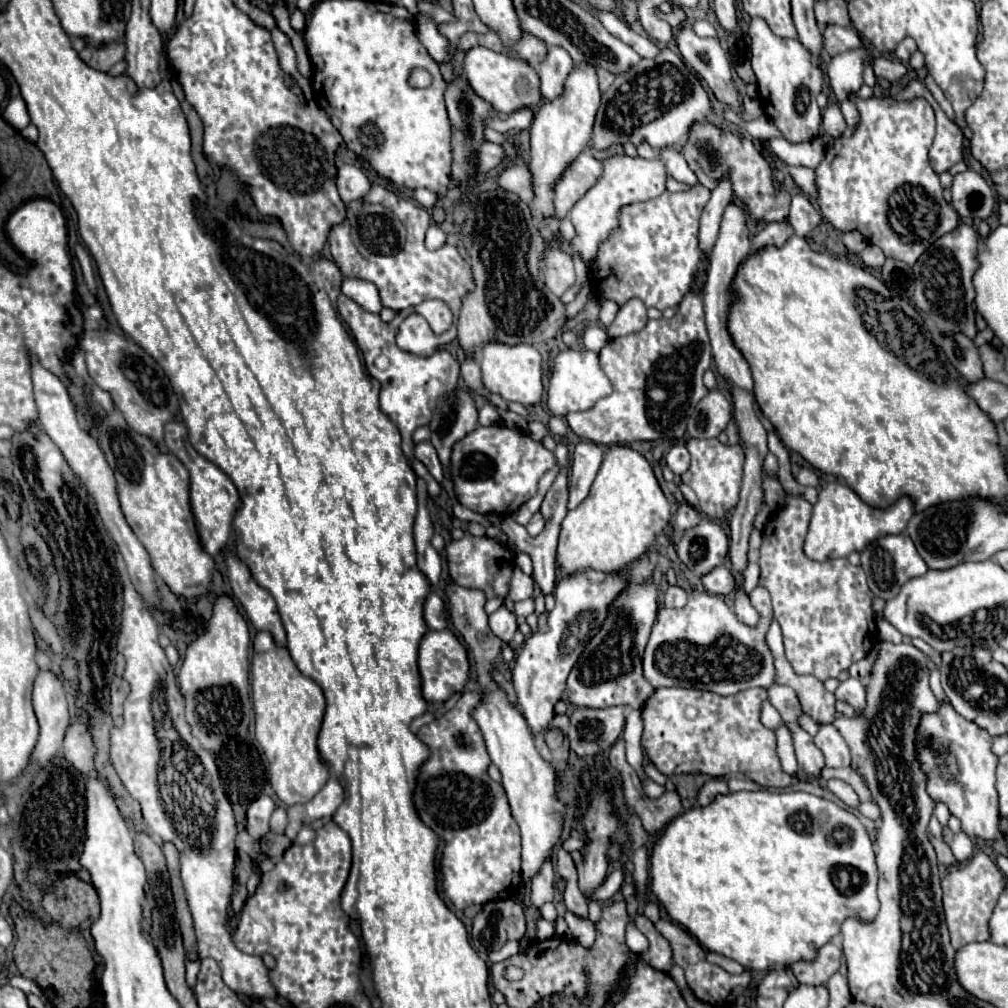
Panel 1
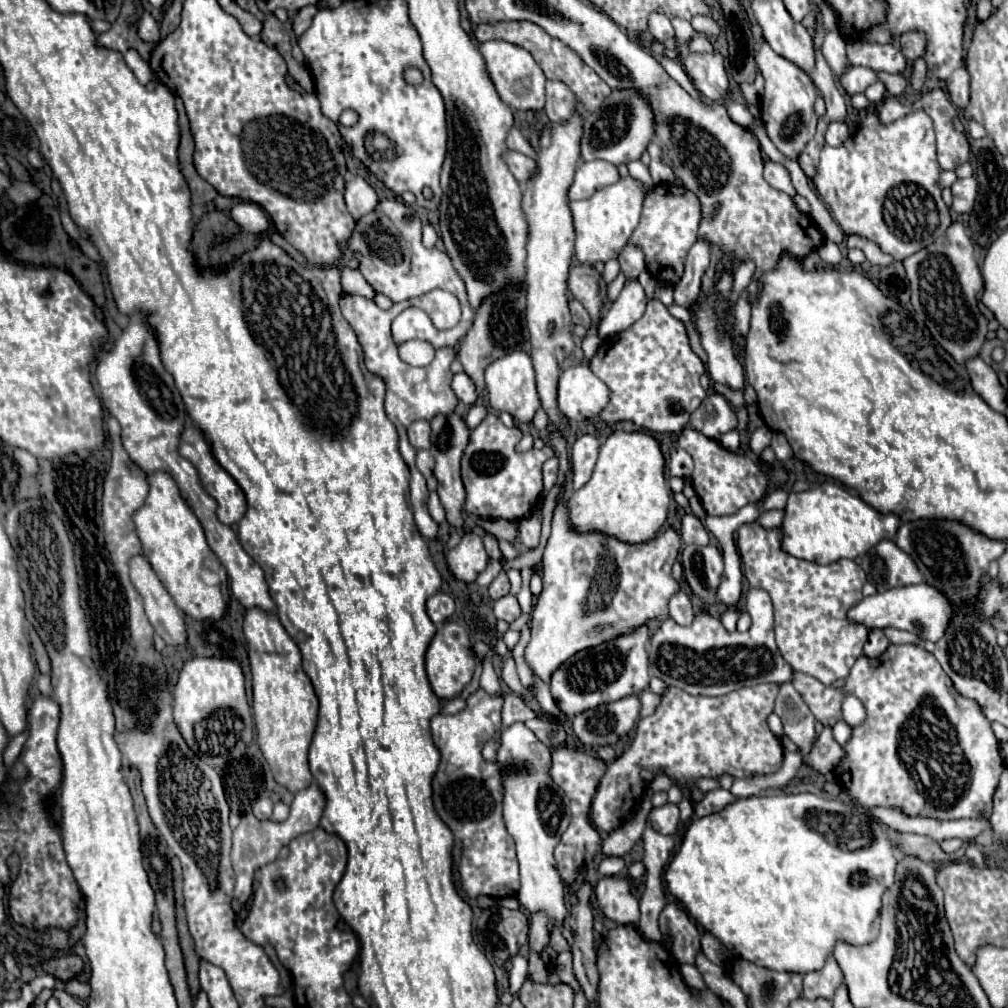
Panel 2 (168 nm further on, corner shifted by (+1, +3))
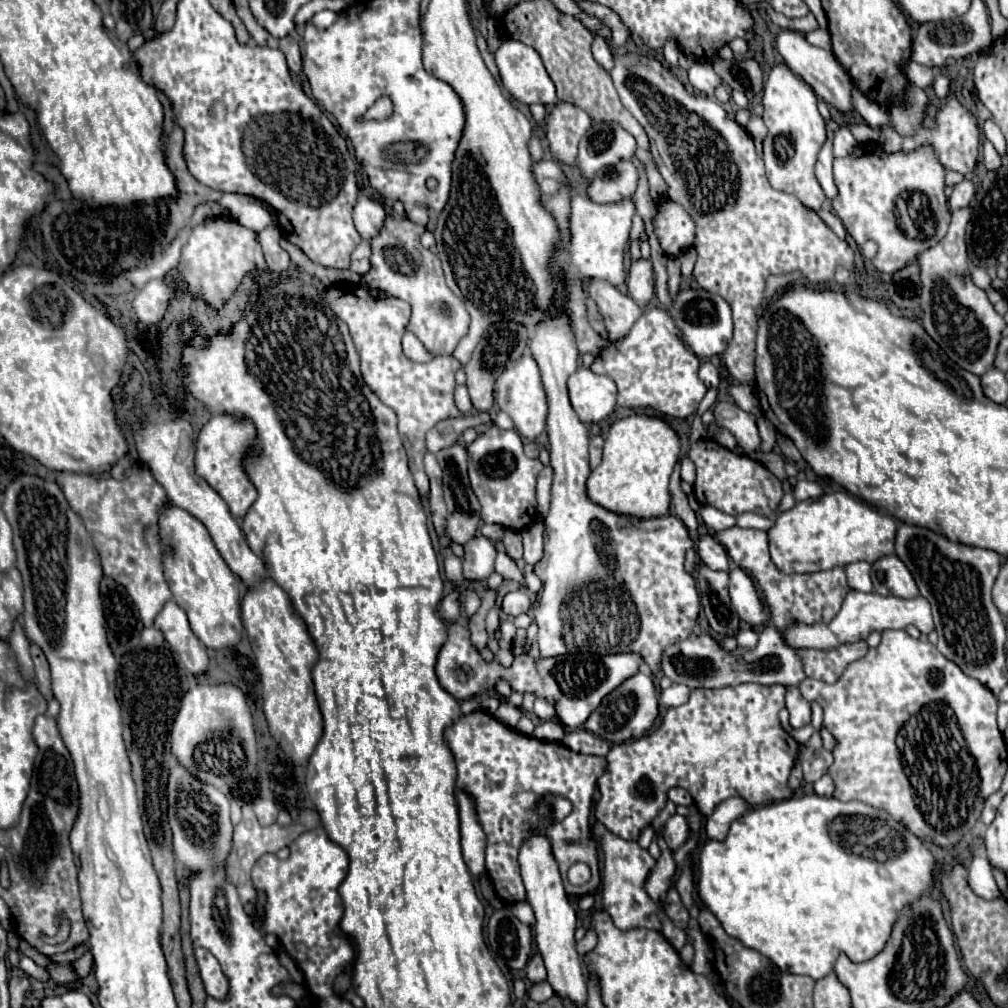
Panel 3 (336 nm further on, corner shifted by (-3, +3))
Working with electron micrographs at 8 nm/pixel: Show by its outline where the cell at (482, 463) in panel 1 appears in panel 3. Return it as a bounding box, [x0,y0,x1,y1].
[468,426,542,530]

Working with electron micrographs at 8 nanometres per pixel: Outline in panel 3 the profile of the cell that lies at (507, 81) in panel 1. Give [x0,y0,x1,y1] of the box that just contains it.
[494,40,558,106]

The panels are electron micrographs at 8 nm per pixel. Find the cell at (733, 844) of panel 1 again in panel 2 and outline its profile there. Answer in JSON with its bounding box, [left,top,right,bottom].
[666,792,896,972]

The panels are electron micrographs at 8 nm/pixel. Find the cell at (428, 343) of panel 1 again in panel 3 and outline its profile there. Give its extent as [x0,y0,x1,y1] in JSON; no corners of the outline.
[362,216,470,356]

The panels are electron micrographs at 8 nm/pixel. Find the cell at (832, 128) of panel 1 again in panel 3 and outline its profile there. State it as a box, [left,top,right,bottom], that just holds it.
[834,128,858,156]

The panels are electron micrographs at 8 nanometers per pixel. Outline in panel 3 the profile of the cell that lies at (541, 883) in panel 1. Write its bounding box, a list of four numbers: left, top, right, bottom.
[526,952,546,982]

